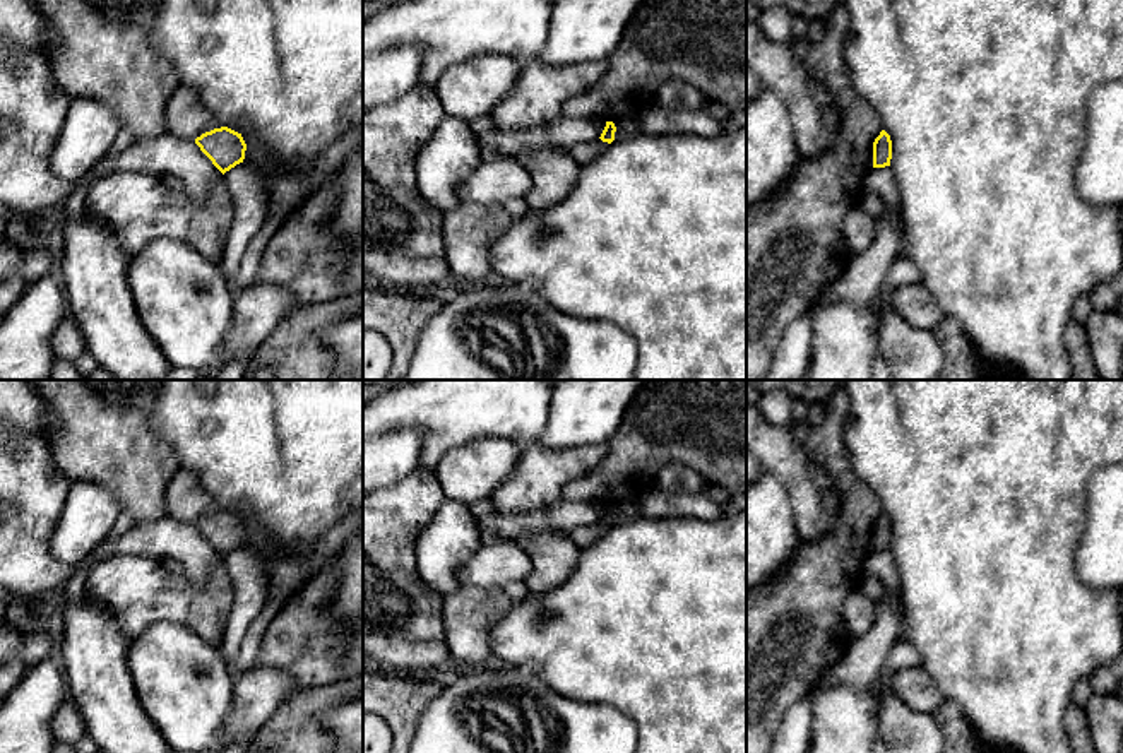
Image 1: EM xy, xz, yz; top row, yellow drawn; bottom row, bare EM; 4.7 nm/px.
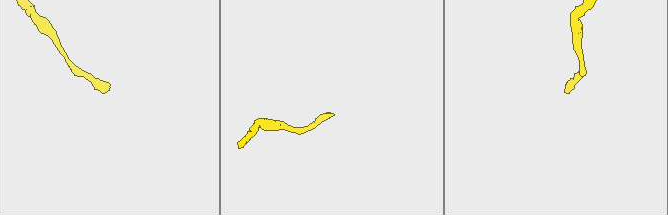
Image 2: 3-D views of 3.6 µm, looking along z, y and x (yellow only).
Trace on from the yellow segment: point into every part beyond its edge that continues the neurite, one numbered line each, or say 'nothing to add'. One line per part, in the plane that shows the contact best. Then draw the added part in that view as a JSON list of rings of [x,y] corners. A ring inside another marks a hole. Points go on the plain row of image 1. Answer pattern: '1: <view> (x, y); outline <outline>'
nothing to add

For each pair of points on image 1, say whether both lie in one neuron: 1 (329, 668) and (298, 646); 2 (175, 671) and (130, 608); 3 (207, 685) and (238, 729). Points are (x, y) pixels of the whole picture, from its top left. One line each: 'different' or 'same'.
1: same
2: different
3: different

